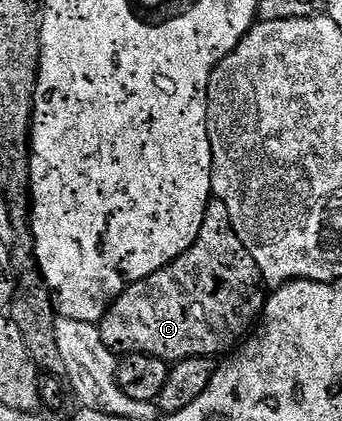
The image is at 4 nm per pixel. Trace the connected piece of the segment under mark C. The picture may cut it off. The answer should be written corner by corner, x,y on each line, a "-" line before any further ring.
211,197
206,205
204,224
193,244
176,261
152,272
152,276
129,283
126,291
106,309
97,328
104,344
115,356
147,354
167,364
189,358
217,359
229,355
255,329
267,297
260,268
256,260
252,260
248,248
240,244
240,236
236,236
236,228
232,228
228,216
228,207
220,199

